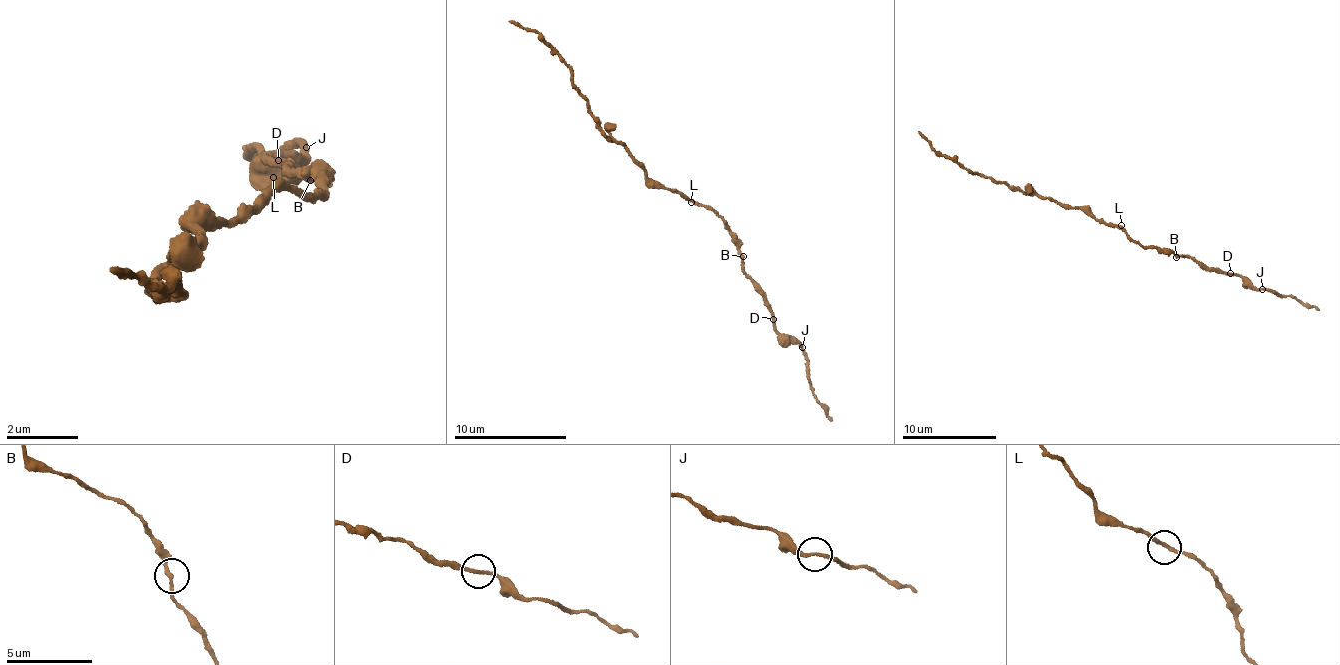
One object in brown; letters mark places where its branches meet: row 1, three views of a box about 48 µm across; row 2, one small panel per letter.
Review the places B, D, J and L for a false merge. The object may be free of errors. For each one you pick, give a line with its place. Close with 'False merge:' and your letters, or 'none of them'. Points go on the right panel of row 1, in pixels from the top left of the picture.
False merge: none of them

